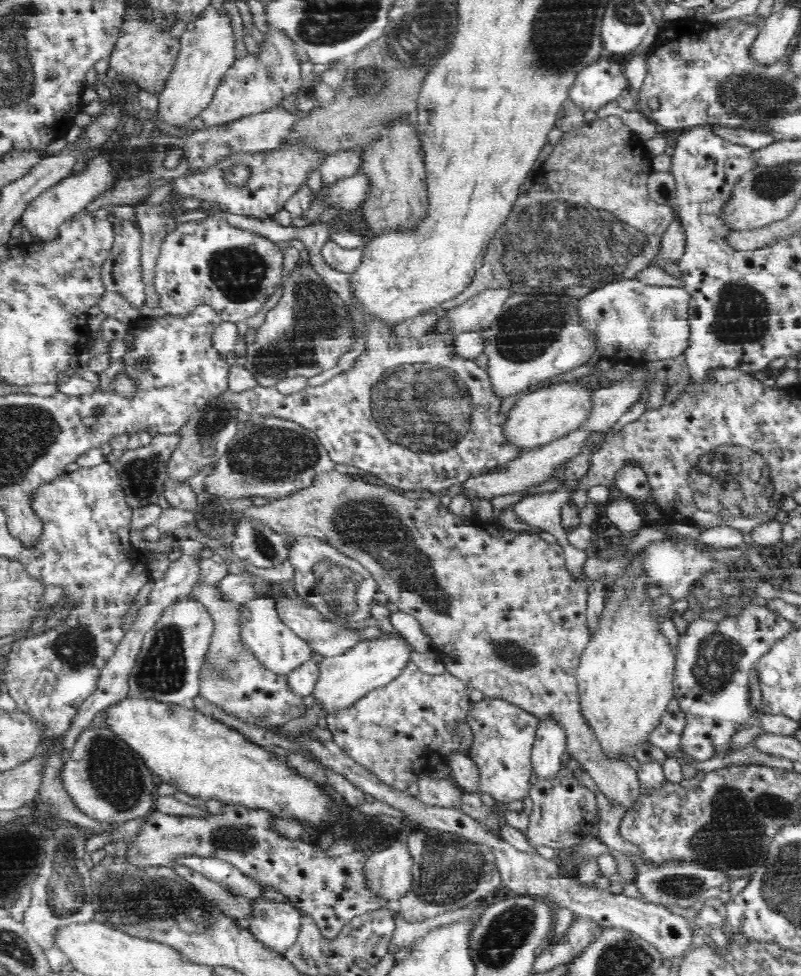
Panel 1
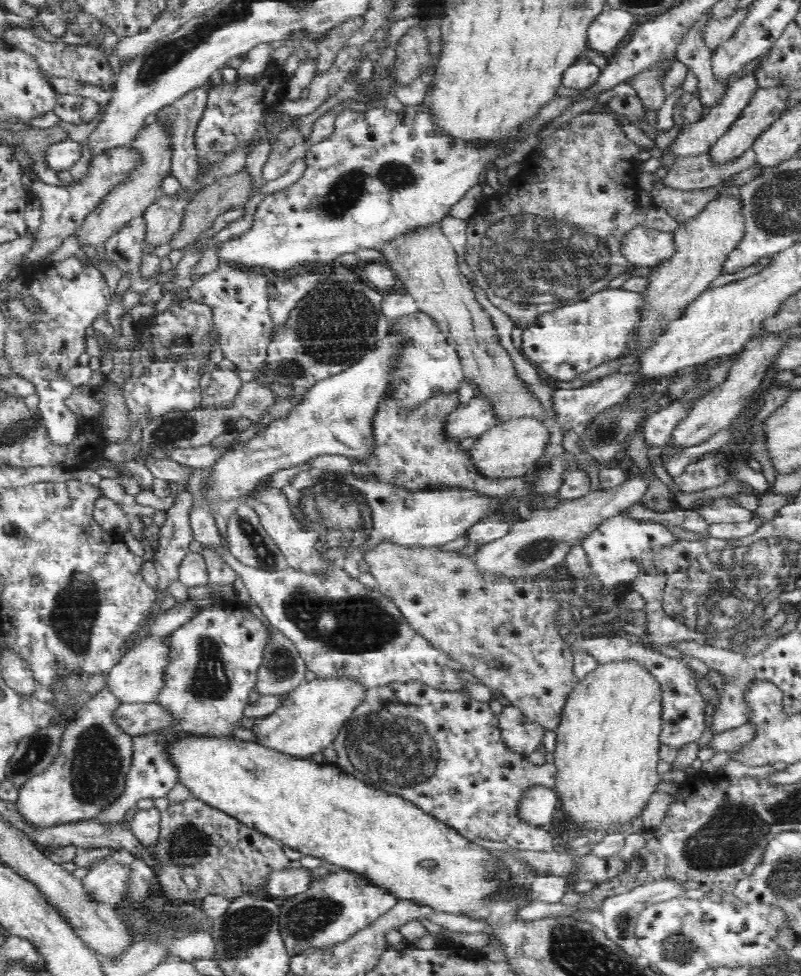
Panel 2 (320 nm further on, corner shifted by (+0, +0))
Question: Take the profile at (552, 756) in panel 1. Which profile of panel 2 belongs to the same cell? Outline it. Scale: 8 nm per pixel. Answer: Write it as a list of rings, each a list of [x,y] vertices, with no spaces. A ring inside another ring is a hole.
[[[532,785],[524,791],[518,804],[518,813],[530,824],[547,825],[554,816],[556,808],[560,808],[560,796],[548,785]]]

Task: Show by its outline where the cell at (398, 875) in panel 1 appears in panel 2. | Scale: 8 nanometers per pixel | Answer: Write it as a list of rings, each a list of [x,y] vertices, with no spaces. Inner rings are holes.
[[[342,868],[336,873],[329,873],[328,876],[312,878],[305,892],[280,901],[280,916],[278,919],[282,937],[286,941],[288,954],[293,957],[312,945],[314,947],[327,947],[348,940],[349,936],[372,924],[376,917],[388,912],[388,909],[394,908],[398,902],[398,897],[390,889],[370,883],[370,879],[364,876],[364,873],[350,871],[350,869]]]

